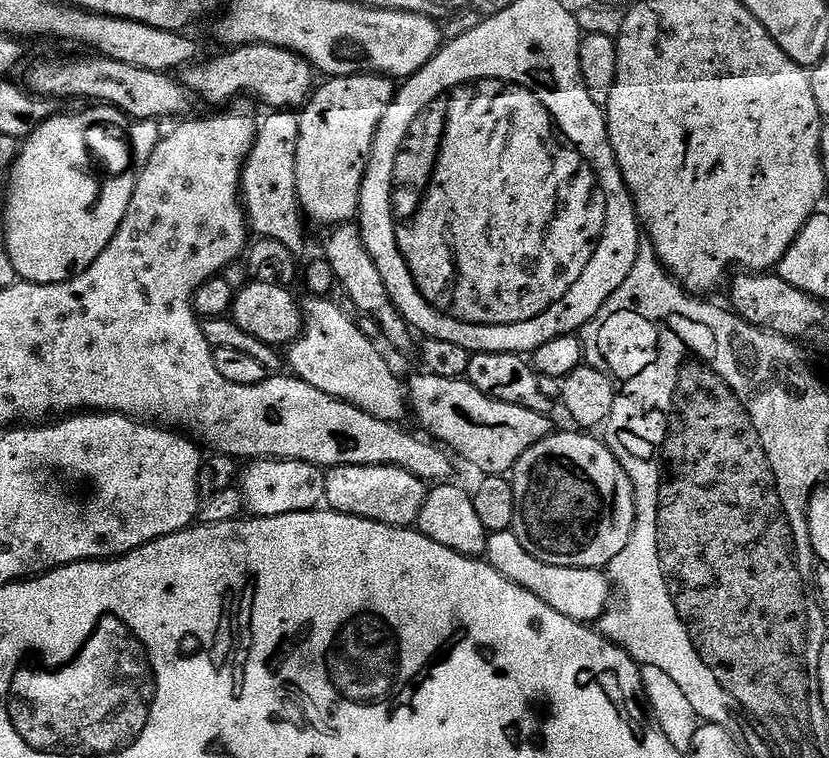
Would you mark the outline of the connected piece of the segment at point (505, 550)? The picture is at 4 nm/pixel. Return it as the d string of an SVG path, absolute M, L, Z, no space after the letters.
M511 530L491 533L484 556L486 563L498 570L498 574L502 574L507 583L522 586L530 594L542 598L546 606L558 610L558 614L566 614L566 618L577 620L579 624L591 625L599 621L600 615L608 611L614 596L607 571L599 568L567 568L542 562L525 550L522 542L518 542L516 533Z

